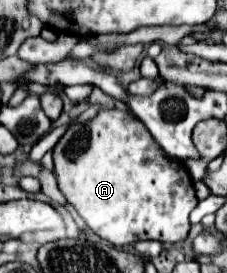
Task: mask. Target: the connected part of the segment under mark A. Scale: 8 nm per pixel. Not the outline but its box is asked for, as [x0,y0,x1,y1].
[55,110,199,248]

